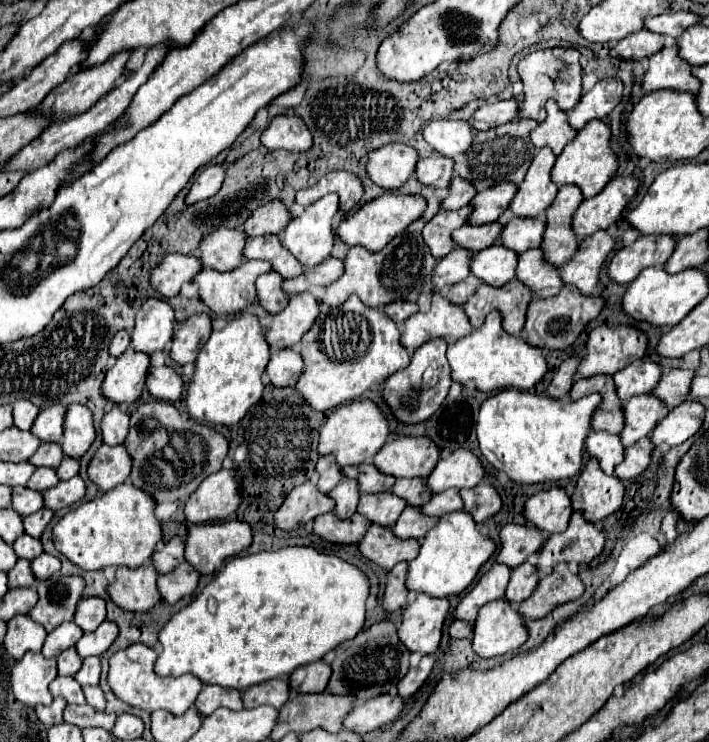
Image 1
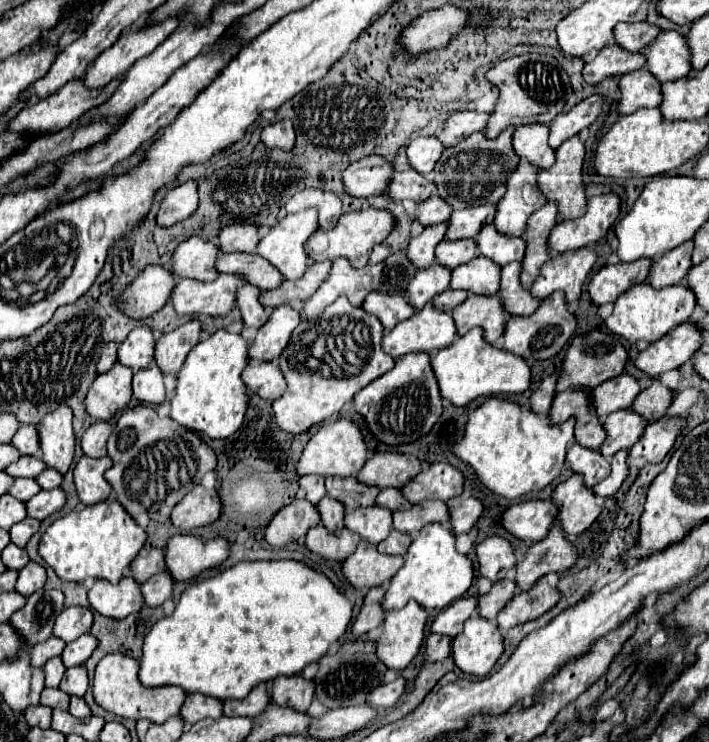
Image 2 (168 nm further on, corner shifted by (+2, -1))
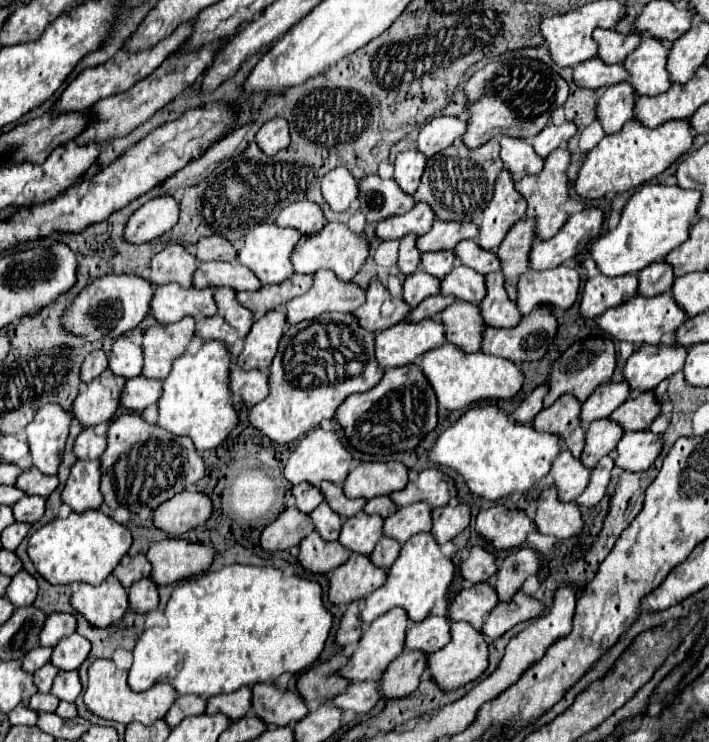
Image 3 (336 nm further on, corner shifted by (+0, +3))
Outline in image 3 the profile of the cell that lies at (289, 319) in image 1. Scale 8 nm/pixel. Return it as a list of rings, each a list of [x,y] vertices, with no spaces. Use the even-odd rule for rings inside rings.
[[[272,310],[256,320],[244,340],[244,350],[238,356],[238,364],[244,370],[258,368],[266,372],[272,364],[272,358],[276,356],[276,346],[280,344],[280,336],[284,334],[286,326],[288,320],[280,310]]]

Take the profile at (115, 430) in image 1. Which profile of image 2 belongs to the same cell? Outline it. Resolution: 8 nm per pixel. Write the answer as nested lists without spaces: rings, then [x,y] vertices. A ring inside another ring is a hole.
[[[94,422],[90,428],[84,432],[80,446],[84,456],[90,458],[102,458],[106,456],[106,440],[112,434],[112,424],[110,422]]]

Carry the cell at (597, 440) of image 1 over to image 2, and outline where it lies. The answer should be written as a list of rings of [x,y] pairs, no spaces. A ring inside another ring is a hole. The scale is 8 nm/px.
[[[574,444],[566,452],[566,462],[574,474],[584,478],[584,486],[592,488],[610,472],[610,462],[598,454],[598,450],[586,450],[584,446]]]

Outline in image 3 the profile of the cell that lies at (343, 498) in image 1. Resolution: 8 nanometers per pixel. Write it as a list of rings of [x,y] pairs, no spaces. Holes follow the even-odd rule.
[[[322,502],[316,510],[312,510],[310,518],[324,540],[338,540],[342,520],[338,514],[332,514],[332,508],[328,506],[328,502]]]

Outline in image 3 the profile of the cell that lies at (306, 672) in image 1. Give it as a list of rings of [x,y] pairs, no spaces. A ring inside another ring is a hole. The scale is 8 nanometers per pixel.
[[[256,684],[252,708],[256,716],[276,726],[286,726],[308,714],[306,702],[298,690],[280,690],[276,684]]]

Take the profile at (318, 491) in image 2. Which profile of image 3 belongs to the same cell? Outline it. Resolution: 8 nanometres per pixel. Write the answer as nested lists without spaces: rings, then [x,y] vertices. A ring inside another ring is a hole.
[[[300,482],[298,486],[292,488],[292,494],[296,496],[296,506],[298,510],[310,514],[318,504],[324,502],[324,498],[320,498],[320,488],[308,484],[308,482]]]

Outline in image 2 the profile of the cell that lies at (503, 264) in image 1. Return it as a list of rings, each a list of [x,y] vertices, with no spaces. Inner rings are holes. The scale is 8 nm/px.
[[[474,258],[452,270],[450,288],[452,290],[468,290],[472,294],[496,296],[498,294],[498,266],[494,262],[486,262],[486,258]]]

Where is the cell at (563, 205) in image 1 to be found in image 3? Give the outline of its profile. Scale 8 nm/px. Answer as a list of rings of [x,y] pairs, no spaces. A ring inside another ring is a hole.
[[[524,218],[516,222],[498,248],[502,260],[502,272],[506,278],[506,290],[512,300],[516,300],[516,282],[524,270],[530,268],[528,254],[536,240],[536,218]]]

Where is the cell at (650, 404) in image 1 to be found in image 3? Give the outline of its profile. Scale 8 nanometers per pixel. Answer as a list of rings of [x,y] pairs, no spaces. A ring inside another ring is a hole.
[[[610,418],[590,422],[586,430],[586,446],[582,452],[584,466],[596,466],[596,462],[600,462],[602,456],[610,454],[616,448],[622,436],[624,430],[620,430],[620,426],[616,426],[616,422],[612,422]]]

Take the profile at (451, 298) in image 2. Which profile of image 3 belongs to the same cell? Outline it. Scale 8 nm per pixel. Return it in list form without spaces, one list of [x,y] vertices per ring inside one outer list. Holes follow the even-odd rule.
[[[444,294],[430,296],[430,298],[426,298],[424,302],[420,302],[420,304],[406,316],[406,320],[418,322],[418,320],[424,320],[424,318],[438,318],[438,314],[440,314],[444,308],[448,308],[454,300],[456,300],[456,298],[444,296]]]

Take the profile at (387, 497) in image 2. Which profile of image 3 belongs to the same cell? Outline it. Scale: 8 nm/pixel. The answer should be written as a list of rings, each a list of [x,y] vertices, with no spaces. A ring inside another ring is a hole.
[[[376,496],[376,498],[368,500],[366,506],[364,506],[366,514],[380,514],[382,518],[388,518],[396,510],[398,510],[398,506],[392,502],[390,496]]]

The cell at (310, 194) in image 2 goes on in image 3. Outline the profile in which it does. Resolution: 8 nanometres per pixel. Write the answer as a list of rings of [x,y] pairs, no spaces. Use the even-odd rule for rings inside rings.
[[[300,200],[300,202],[292,202],[290,206],[286,206],[276,218],[276,224],[298,228],[304,236],[308,236],[308,234],[316,234],[318,230],[322,230],[326,224],[326,218],[324,218],[324,210],[316,202]]]

